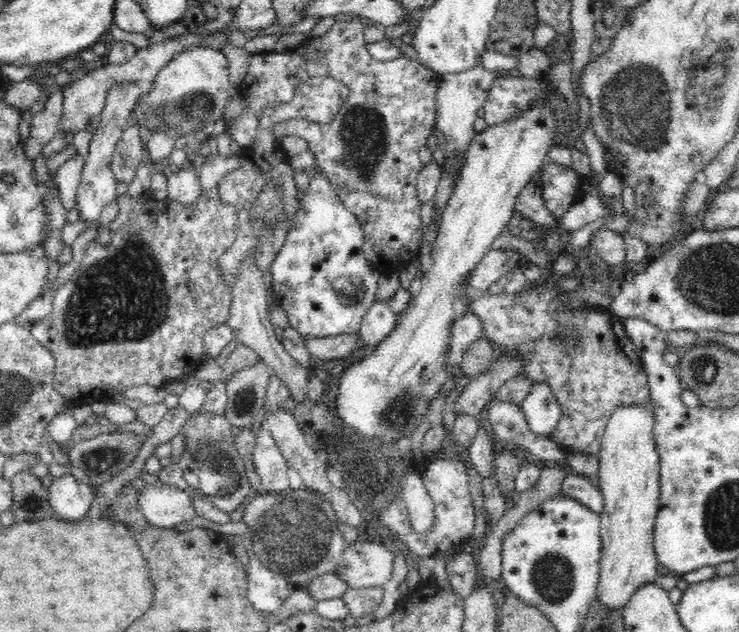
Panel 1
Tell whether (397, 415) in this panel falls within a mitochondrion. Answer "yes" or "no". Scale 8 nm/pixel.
yes

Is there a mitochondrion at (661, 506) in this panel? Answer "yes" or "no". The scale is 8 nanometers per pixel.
no

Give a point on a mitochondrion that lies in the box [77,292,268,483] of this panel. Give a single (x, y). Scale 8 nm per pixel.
(102, 458)

